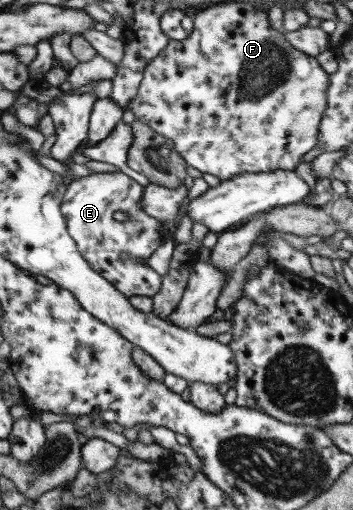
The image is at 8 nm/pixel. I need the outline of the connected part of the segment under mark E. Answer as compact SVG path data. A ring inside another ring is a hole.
M92 172L85 177L67 182L60 205L67 230L80 255L90 267L99 272L126 297L142 295L153 298L162 285L162 276L152 269L146 260L165 243L160 220L140 208L144 186L124 172ZM115 211L125 211L128 219L116 222ZM126 255L126 260L121 260Z

